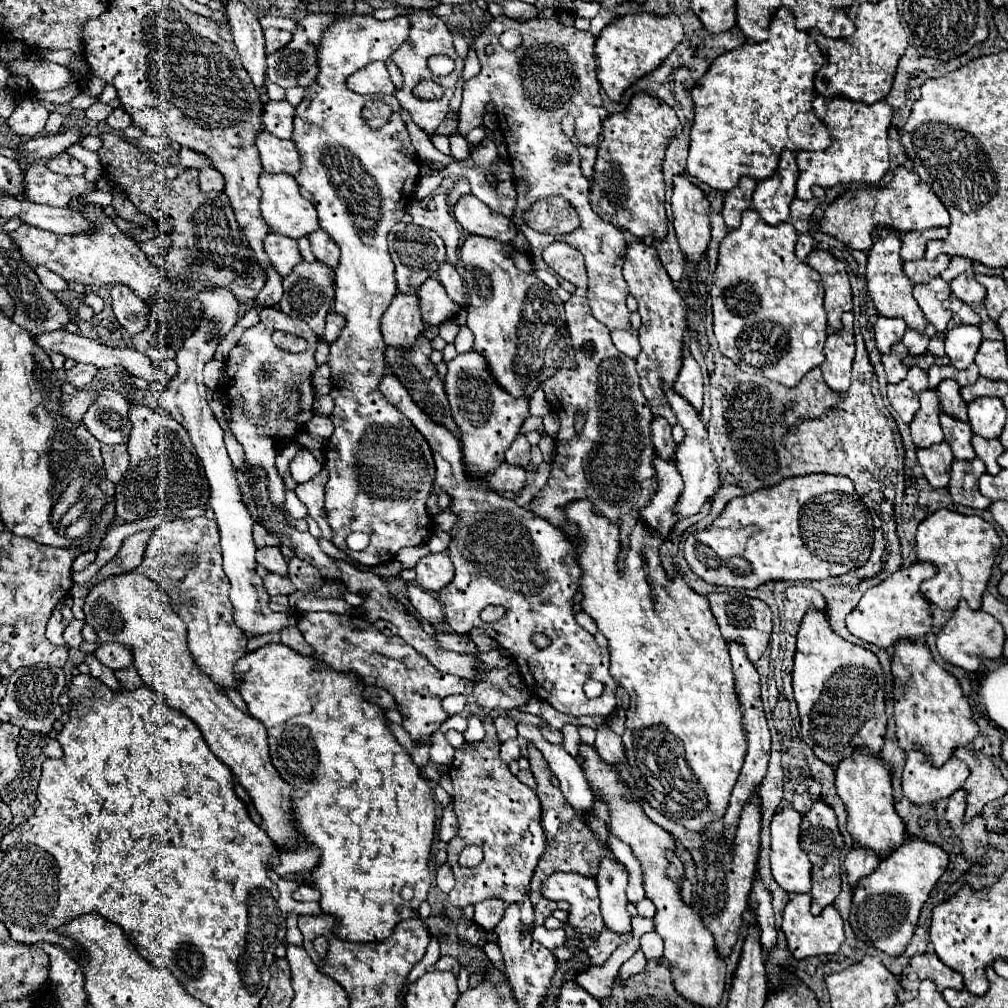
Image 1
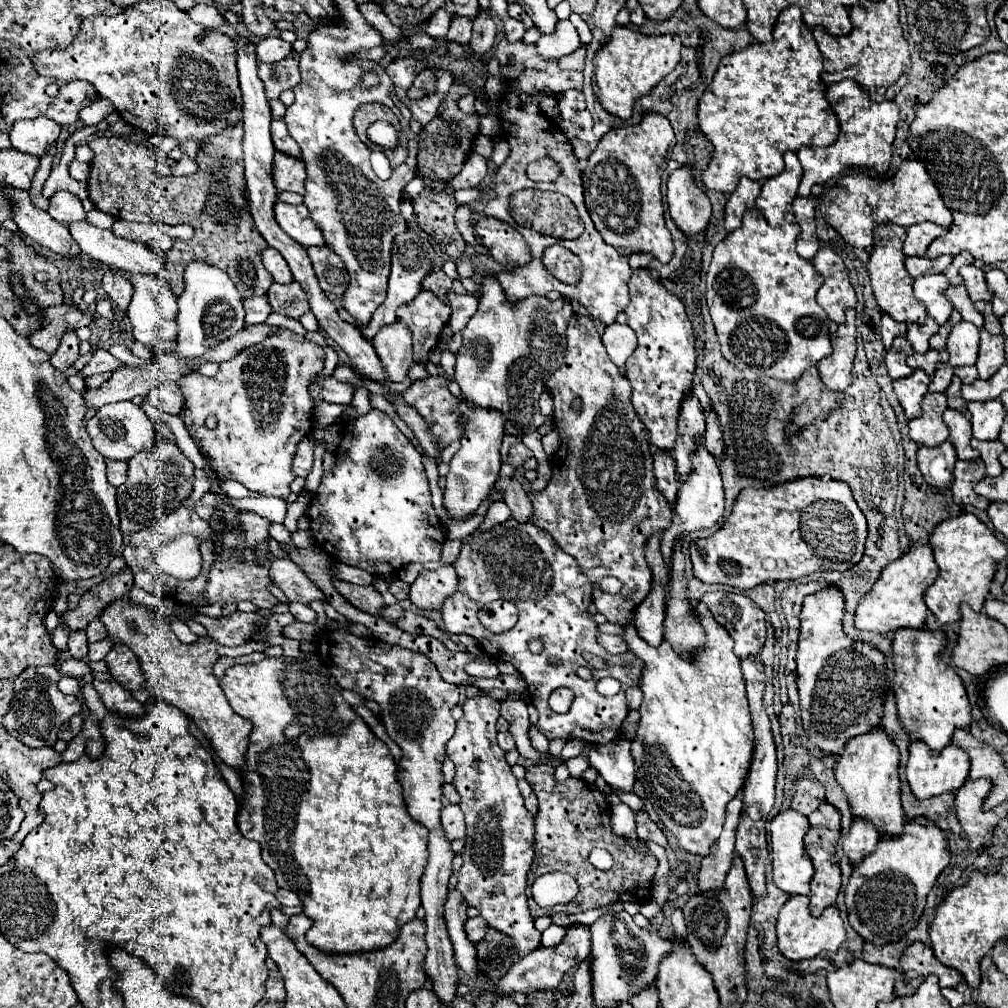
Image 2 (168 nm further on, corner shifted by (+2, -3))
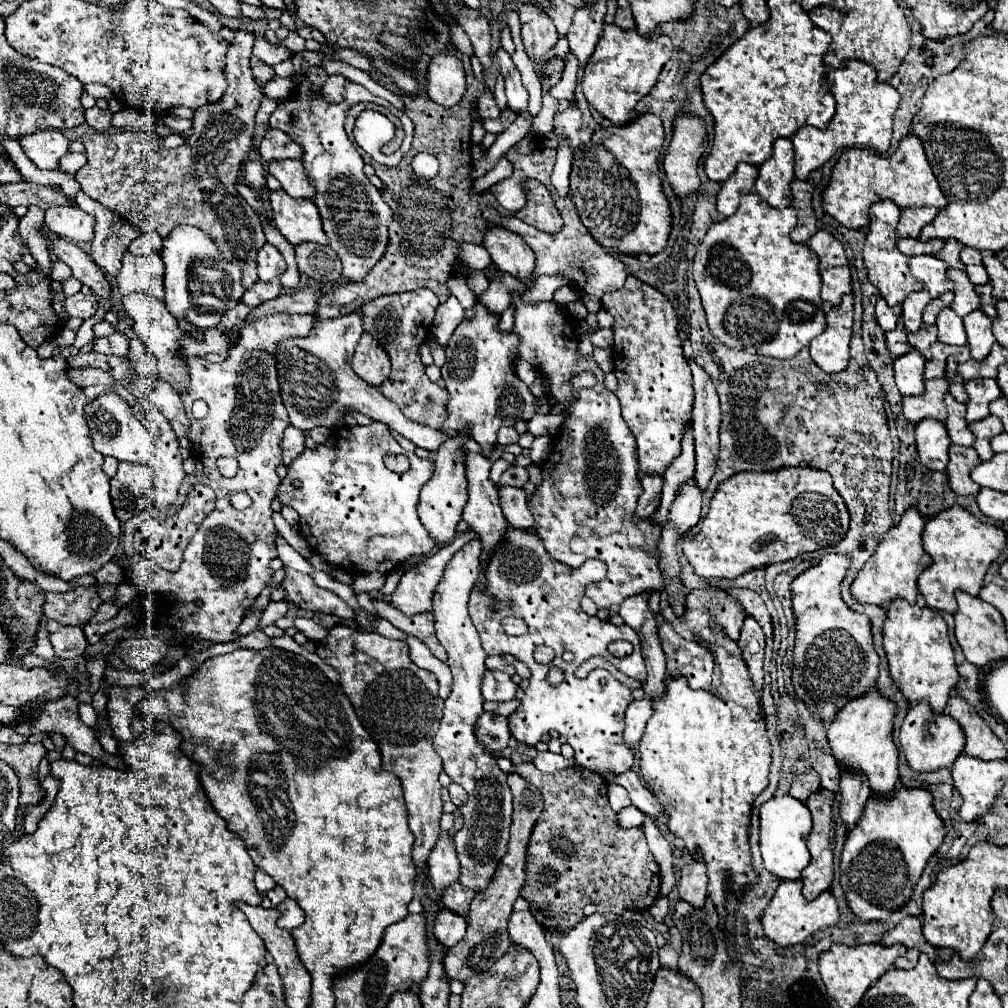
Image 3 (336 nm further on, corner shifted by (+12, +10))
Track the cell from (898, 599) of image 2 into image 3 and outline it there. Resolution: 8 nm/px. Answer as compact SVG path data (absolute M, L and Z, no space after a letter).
M909 509L909 513L903 513L901 521L885 533L883 541L877 545L873 557L863 565L863 569L857 573L851 593L861 603L873 603L885 607L895 597L907 599L911 605L915 603L919 591L917 591L917 577L931 565L931 557L923 549L921 533L925 527L925 517L917 513L917 509Z

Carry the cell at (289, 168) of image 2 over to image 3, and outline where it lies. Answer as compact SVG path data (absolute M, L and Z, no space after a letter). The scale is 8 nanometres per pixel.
M285 159L285 161L271 161L269 173L275 175L275 179L281 183L281 189L289 193L295 199L313 199L315 197L315 185L309 181L303 163L295 159Z

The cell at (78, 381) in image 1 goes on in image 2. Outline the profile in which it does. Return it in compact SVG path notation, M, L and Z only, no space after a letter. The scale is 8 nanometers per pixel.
M95 350L93 352L93 358L89 360L89 364L79 372L83 378L89 378L93 374L101 374L101 372L113 372L117 368L121 368L125 364L121 364L117 358L113 358L107 350Z

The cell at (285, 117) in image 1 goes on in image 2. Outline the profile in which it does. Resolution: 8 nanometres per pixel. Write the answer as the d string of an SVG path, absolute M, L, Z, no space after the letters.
M273 120L273 126L271 126L271 134L273 134L273 144L277 150L285 152L285 154L291 154L295 158L301 158L301 150L297 146L297 142L289 136L287 132L287 126L285 126L285 120Z

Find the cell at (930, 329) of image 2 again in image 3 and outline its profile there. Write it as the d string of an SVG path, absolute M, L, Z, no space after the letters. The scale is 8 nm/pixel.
M921 289L919 293L911 293L903 301L903 323L905 323L907 331L911 331L911 333L919 331L919 327L923 325L921 313L929 301L931 301L931 297L929 297L927 289Z

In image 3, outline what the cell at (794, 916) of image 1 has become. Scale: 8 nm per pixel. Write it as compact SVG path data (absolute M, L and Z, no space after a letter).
M781 881L777 893L773 895L771 903L767 905L763 917L761 917L761 925L765 935L775 941L781 947L789 947L789 945L797 945L801 941L805 941L809 935L813 935L819 929L825 929L829 925L839 923L839 905L833 897L831 891L821 893L817 899L807 901L801 895L801 881Z

